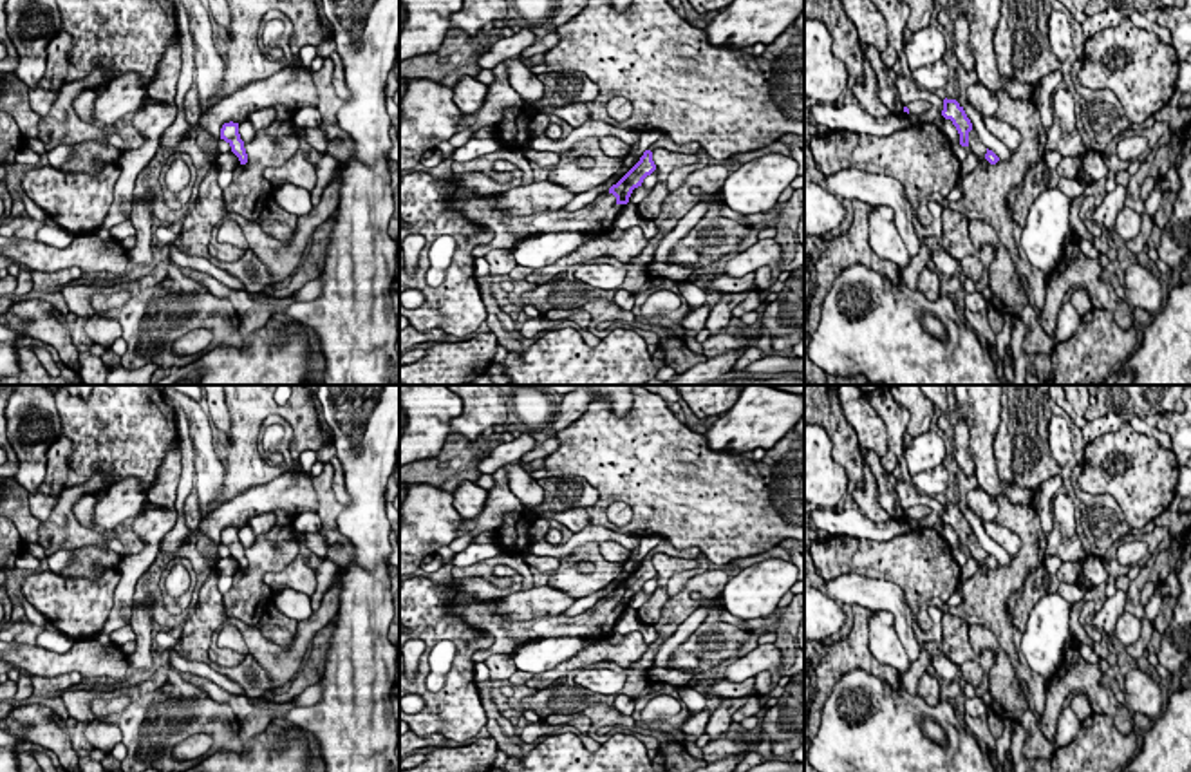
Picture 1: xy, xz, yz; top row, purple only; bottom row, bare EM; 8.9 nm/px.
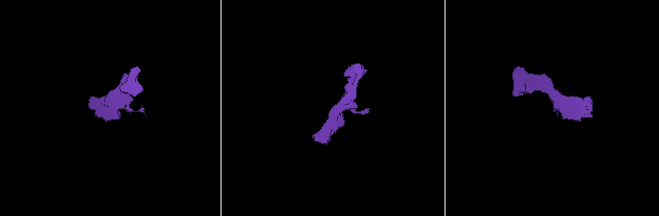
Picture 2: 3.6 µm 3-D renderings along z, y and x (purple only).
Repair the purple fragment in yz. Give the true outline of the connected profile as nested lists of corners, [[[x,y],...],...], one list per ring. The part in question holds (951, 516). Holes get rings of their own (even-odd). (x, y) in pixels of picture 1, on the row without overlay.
[[[943,504],[942,521],[951,524],[960,539],[960,550],[969,551],[969,537],[972,535],[972,528],[967,523],[963,512],[956,504]]]

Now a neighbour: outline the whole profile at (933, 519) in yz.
[[[931,499],[929,508],[931,508],[931,513],[925,519],[914,521],[914,519],[909,517],[907,523],[909,523],[911,528],[929,526],[929,528],[934,528],[938,533],[942,533],[943,524],[945,524],[942,521],[943,504],[938,503],[936,499]]]

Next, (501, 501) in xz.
[[[506,466],[492,474],[495,485],[488,490],[488,501],[483,512],[474,519],[463,519],[457,530],[457,537],[466,533],[475,539],[483,532],[497,530],[504,517],[515,513],[515,495],[508,486],[508,470]]]

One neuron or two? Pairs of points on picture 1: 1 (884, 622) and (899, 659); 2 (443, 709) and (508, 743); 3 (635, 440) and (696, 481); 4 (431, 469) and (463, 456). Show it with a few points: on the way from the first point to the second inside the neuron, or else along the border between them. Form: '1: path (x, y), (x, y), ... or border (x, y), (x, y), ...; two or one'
1: path (884, 631), (884, 644), (890, 649); one
2: border (476, 684), (487, 725); two
3: path (649, 454), (676, 481), (682, 481); one
4: path (438, 461), (443, 456), (456, 456); one

